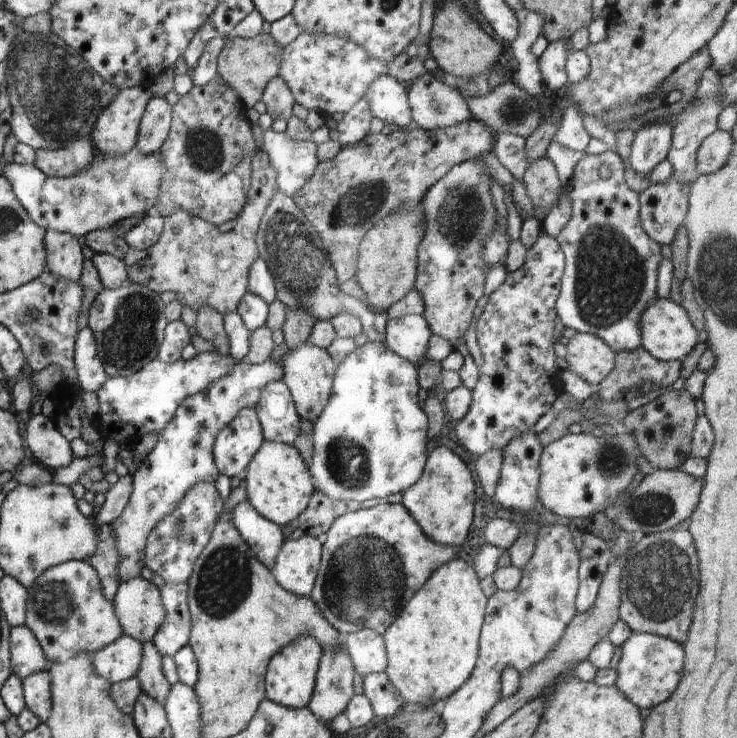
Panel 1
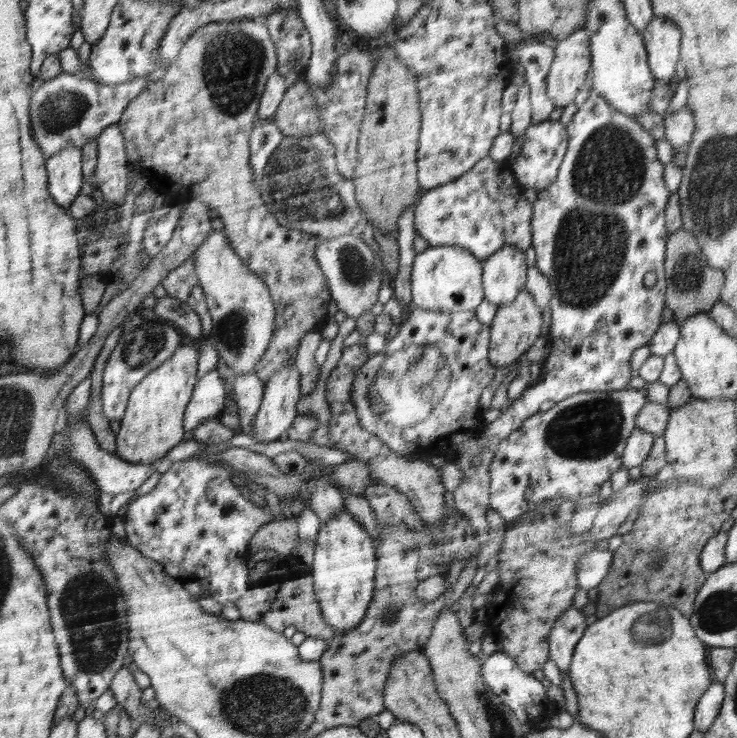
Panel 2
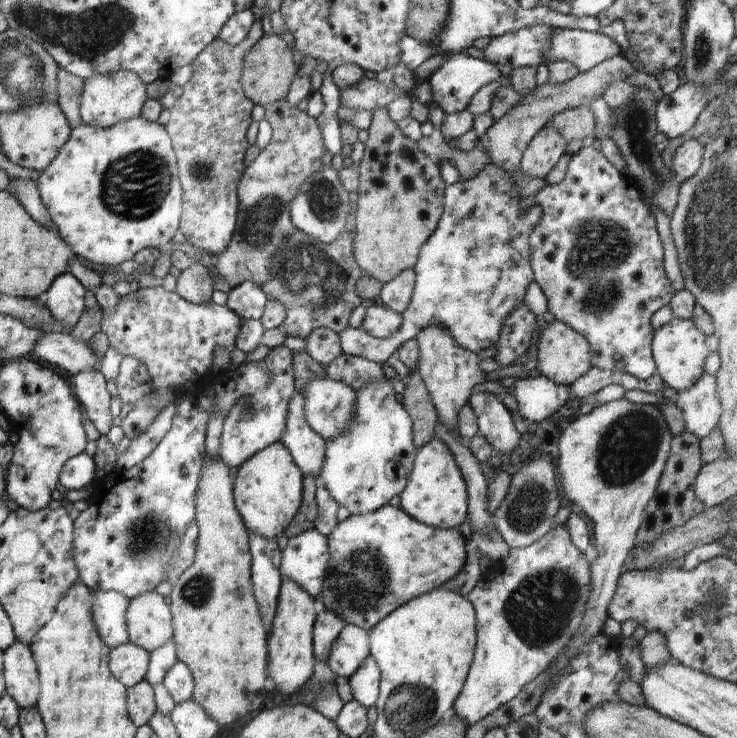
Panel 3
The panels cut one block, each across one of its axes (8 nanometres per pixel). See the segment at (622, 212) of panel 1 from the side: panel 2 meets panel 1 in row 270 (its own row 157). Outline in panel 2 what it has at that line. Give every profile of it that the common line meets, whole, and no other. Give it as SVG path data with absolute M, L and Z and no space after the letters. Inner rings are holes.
M591 92L588 99L578 106L578 112L574 114L571 122L567 125L568 144L567 151L558 169L556 178L550 186L547 186L542 192L537 193L537 200L533 203L533 215L531 220L532 229L532 248L536 250L536 268L540 269L542 274L548 276L548 282L552 291L549 306L551 308L552 317L551 325L548 333L550 338L550 354L541 363L543 367L544 377L534 386L526 388L524 394L520 398L514 400L502 414L491 423L488 423L479 434L479 442L483 448L491 448L499 445L502 439L506 438L512 431L517 431L518 427L527 418L530 418L535 412L539 411L540 404L546 400L560 402L573 394L590 393L599 391L600 393L624 390L629 388L629 380L632 376L630 359L632 353L641 346L648 344L653 334L661 325L661 312L665 307L665 266L664 260L666 255L666 243L669 232L665 227L665 208L671 195L666 188L663 172L663 165L657 157L657 142L654 137L644 130L642 126L632 117L627 117L622 112L613 108L610 103L595 92ZM648 272L657 274L657 281L648 288L644 285L644 276Z

